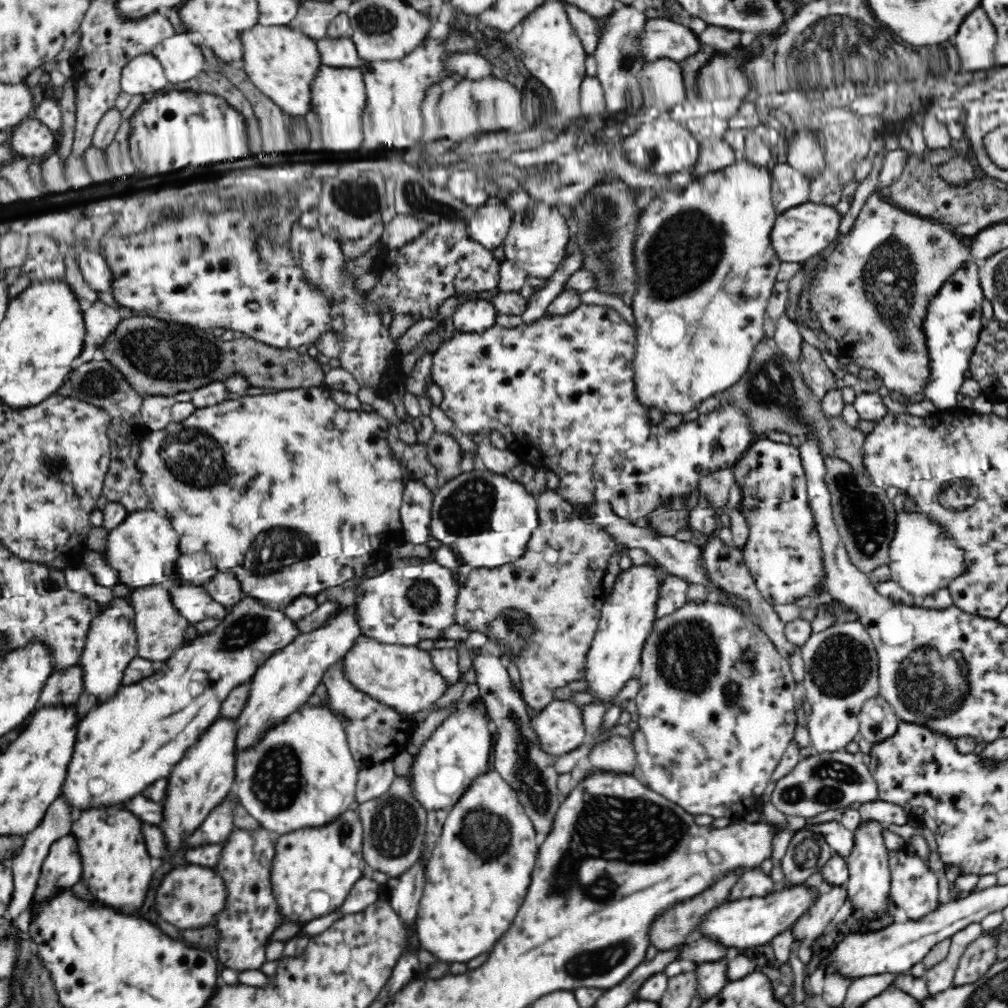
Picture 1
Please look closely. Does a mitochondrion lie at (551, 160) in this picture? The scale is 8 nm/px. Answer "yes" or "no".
no

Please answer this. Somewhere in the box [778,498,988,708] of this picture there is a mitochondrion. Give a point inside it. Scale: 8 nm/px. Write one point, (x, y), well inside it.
(842, 666)

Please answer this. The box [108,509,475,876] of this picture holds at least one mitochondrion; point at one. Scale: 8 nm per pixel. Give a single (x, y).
(277, 781)

